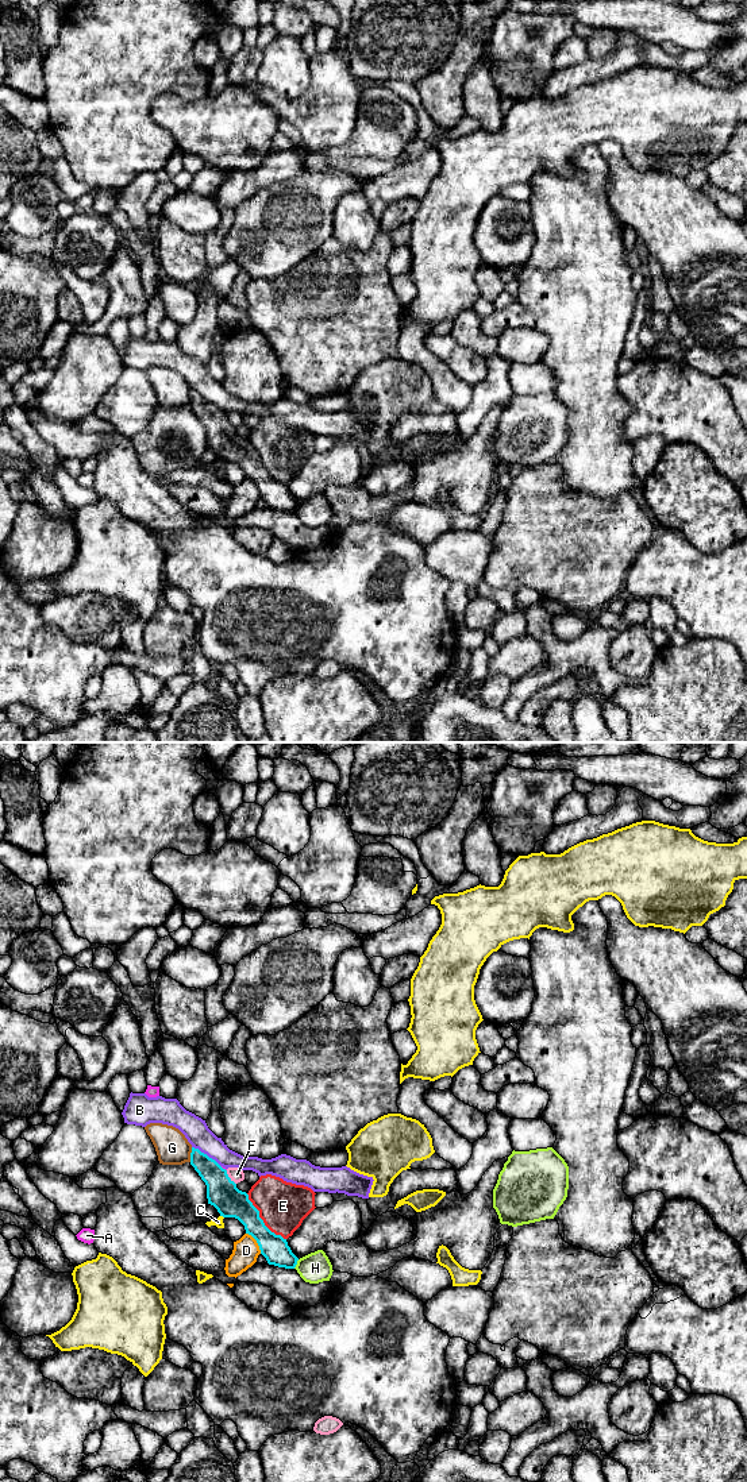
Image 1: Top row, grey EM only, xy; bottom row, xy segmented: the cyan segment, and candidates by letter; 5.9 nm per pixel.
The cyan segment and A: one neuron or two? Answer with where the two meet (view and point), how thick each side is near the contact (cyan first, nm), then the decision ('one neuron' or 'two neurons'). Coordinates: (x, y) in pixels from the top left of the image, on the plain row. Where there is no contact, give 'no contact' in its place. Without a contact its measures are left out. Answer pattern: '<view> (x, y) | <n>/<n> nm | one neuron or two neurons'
xy (222, 412) | 180/20 nm | one neuron

